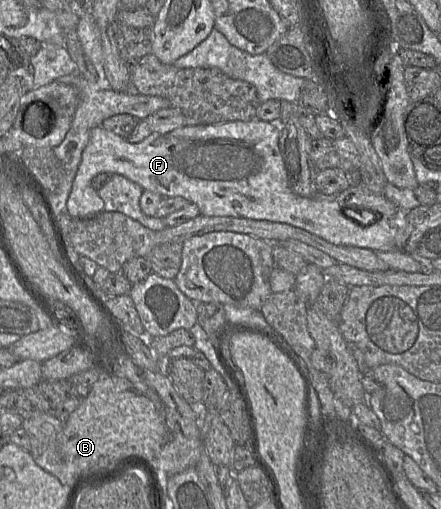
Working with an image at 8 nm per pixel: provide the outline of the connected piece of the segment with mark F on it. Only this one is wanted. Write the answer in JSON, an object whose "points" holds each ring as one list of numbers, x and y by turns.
{"points":[[259,119,251,120,248,122,228,121,224,123,216,123,216,124,211,124,211,125,184,126,184,127,172,130,170,132,167,132,167,133,152,132,148,137,146,137,144,140,138,143,130,143,126,140,126,138,123,138,109,130,106,130,102,126,95,127,91,130,88,144,86,145,82,153,81,163,78,167,78,171,73,182,72,190,67,201,67,212,72,217,75,217,77,219,84,219,84,218,88,218,91,216,95,216,104,211,105,203,102,200,102,198,98,195,98,193,93,189,91,185,91,181,97,174,105,172,105,173,113,173,113,174,122,175,128,178,129,180,139,184,144,190,149,190,151,192,160,194,163,197,174,197,174,196,183,197,189,202,194,203,198,206,200,210,200,215,246,218,246,219,253,219,253,220,265,220,265,221,276,222,276,223,284,223,284,224,288,224,288,225,303,229,311,234,319,236,320,238,330,243,340,245,340,246,361,247,361,248,371,249,375,252,399,250,397,249,396,236,397,236,397,231,398,231,398,221,400,219,401,210,399,210,399,216,393,217,390,219,385,219,381,216,377,217,372,212,365,211,365,213,368,214,369,217,364,217,364,221,368,221,372,217,372,222,368,225,360,225,363,219,360,219,359,217,356,217,355,215,351,215,349,211,362,213,361,211,357,211,351,208,343,209,342,206,333,198,322,195,320,193,317,193,317,195,312,198,301,197,293,193,288,183,287,171,286,171,285,164,284,164,284,161,283,161,283,158,281,156,281,152,279,149,279,137,280,137,280,128,278,127,276,123,266,122,266,121,262,121]]}

